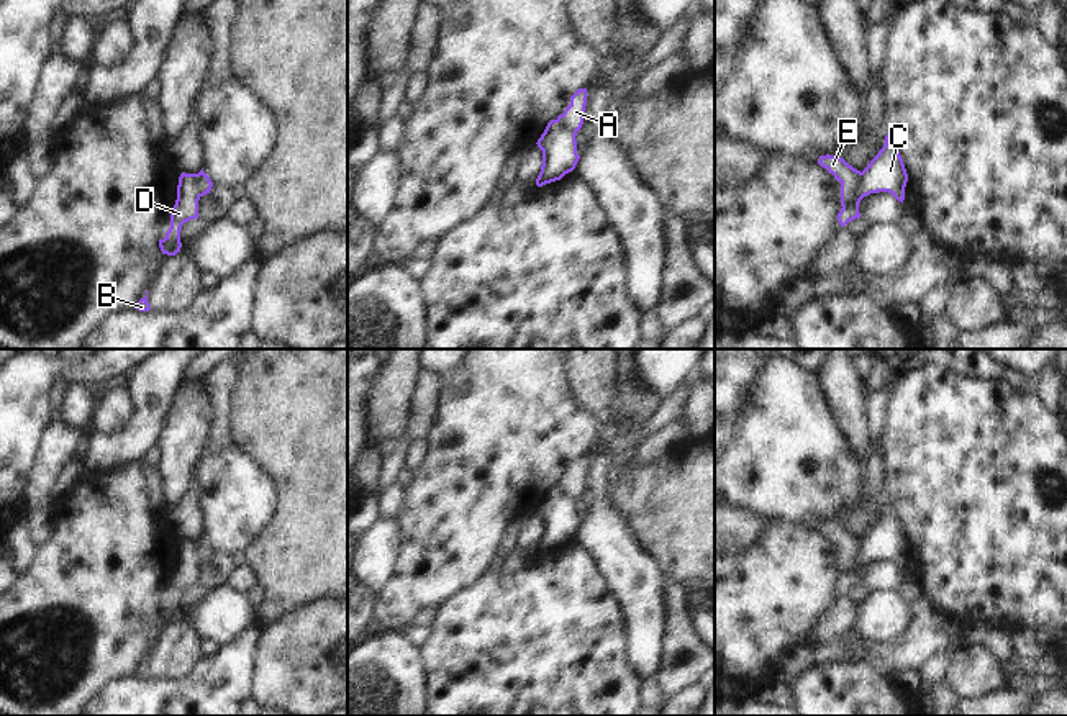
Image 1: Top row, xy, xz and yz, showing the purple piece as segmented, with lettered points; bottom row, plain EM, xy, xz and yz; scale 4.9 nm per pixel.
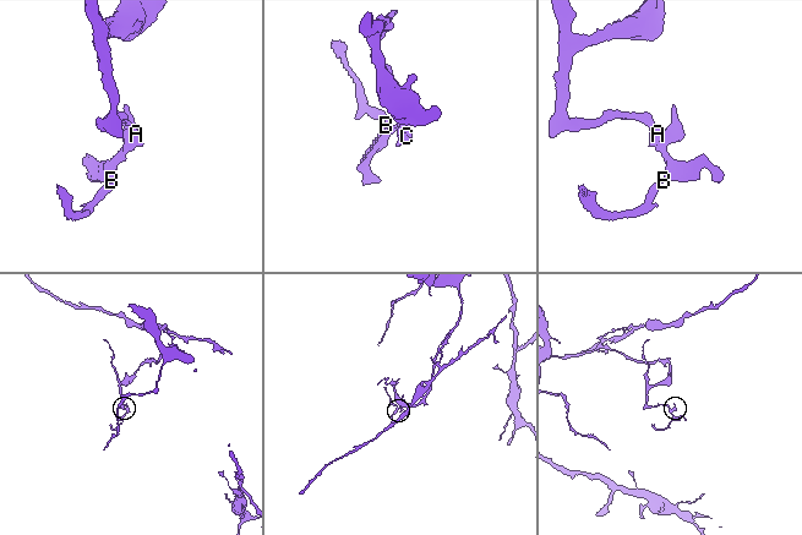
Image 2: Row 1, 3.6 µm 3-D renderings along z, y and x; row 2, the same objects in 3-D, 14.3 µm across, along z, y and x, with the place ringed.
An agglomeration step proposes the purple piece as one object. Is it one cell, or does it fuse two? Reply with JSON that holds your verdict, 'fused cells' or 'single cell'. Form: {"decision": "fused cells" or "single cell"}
{"decision": "fused cells"}

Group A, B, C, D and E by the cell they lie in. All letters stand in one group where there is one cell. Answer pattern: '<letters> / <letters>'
A E / B C D

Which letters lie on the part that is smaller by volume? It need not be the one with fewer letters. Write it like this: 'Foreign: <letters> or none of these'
Foreign: B, C, D

